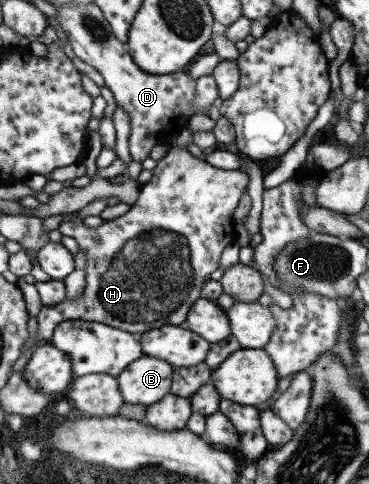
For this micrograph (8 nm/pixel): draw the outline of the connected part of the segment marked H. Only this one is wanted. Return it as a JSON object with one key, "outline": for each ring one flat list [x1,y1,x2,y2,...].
{"outline":[[170,147,167,154,157,162,156,167,153,169,151,179,143,184,142,191,139,200,132,205,127,214,114,218,112,221,104,221,99,228,91,228,87,226,83,218,71,217,71,219,65,219,58,226,59,232,65,236,70,236,77,240,80,250,85,252,88,263,86,266,87,271,87,286,83,291,83,294,78,299,65,299,62,303,56,304,52,307,43,307,39,313,39,332,33,339,29,338,22,350,23,356,25,352,28,352,32,348,33,343,43,345,50,344,55,333,57,333,68,321,83,320,100,322,115,328,131,331,133,334,146,333,148,330,161,329,167,325,179,326,184,324,187,317,190,314,190,310,193,308,195,302,199,300,199,297,203,296,204,285,209,278,209,274,213,274,215,270,219,270,219,260,221,260,221,254,227,246,231,245,236,240,235,232,235,211,241,207,241,200,243,194,247,192,247,186,249,186,249,176,243,169,229,170,223,167,213,166,208,160,193,156,191,152,186,149,179,149,177,147]]}

